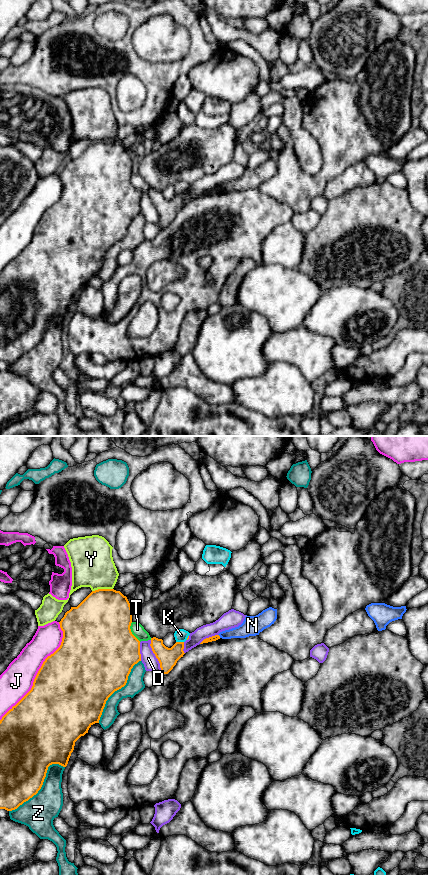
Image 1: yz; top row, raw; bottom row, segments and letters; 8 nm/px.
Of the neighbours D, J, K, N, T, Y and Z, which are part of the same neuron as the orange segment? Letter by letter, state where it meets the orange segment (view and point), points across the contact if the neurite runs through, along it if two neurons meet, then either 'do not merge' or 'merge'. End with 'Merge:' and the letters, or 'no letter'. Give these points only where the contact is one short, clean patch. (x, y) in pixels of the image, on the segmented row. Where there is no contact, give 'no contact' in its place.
D: yz (155, 655) | do not merge
J: yz (38, 671) | do not merge
K: yz (180, 642) | do not merge
N: yz (219, 636) | along yz (218, 634), (220, 637) | do not merge
T: yz (131, 632) | do not merge
Y: yz (102, 589) | do not merge
Z: yz (41, 786) | do not merge
Merge: no letter

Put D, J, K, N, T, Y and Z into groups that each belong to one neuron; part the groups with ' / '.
D / J / K / N Z / T / Y

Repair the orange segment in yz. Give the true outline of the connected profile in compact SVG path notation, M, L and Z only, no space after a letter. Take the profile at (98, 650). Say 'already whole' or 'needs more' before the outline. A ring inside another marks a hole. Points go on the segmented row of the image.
already whole; M98 589L92 591L77 607L71 607L59 622L63 631L63 638L60 647L48 656L39 669L31 690L13 706L0 720L0 809L12 811L17 809L24 802L28 801L41 789L48 767L52 764L59 764L66 767L74 750L75 742L88 733L89 728L99 723L103 709L108 698L117 690L124 687L128 676L135 664L141 661L140 641L132 634L130 626L132 623L132 609L126 596L114 589Z

